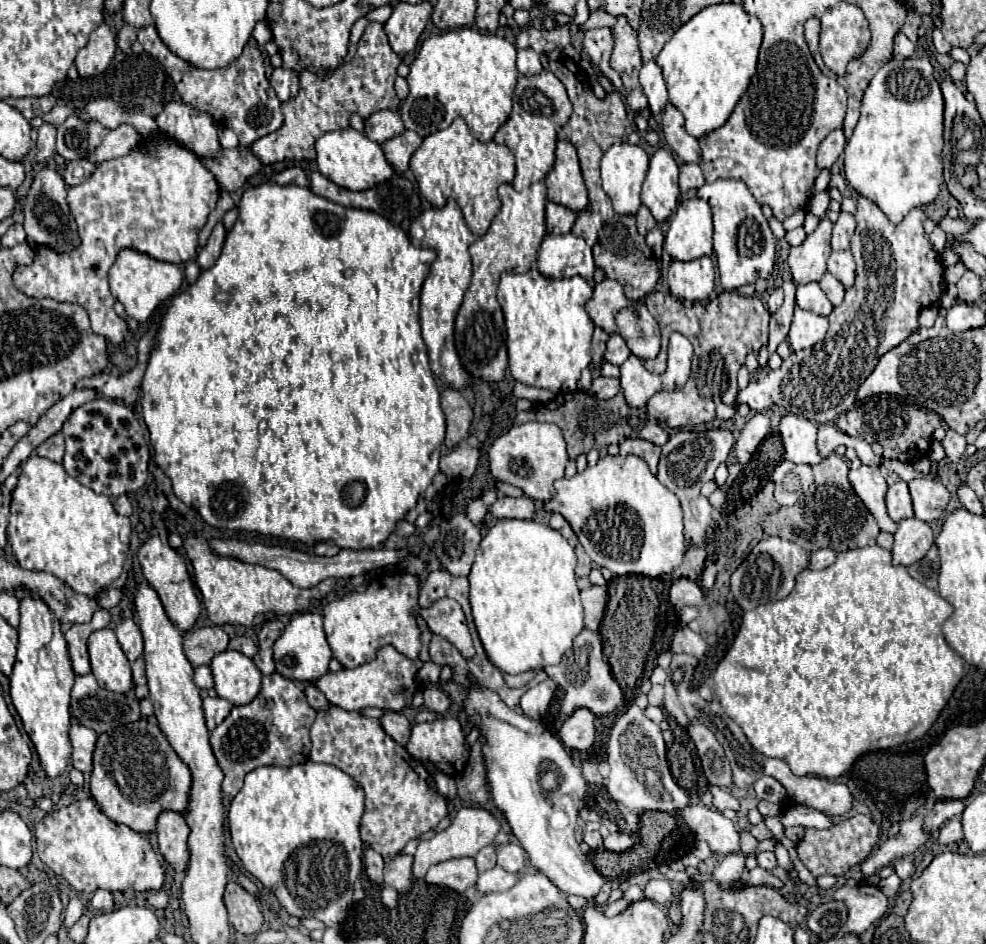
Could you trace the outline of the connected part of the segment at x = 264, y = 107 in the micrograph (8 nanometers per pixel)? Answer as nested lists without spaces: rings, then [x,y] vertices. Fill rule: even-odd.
[[[154,25],[142,27],[138,33],[138,41],[144,45],[144,51],[156,57],[166,73],[172,77],[176,91],[180,93],[182,101],[190,103],[192,107],[198,107],[200,111],[208,113],[214,117],[220,125],[232,127],[232,131],[238,135],[240,145],[250,145],[256,139],[276,131],[282,125],[282,111],[280,111],[280,99],[276,97],[274,89],[270,87],[266,79],[266,69],[264,69],[264,57],[256,45],[246,45],[238,61],[224,69],[198,69],[186,63],[184,59],[176,57],[158,37],[158,31]]]

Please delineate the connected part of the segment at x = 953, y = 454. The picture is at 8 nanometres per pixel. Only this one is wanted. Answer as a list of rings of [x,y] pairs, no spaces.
[[[948,429],[946,437],[942,439],[942,447],[944,447],[946,459],[952,461],[952,463],[958,463],[964,457],[964,451],[966,451],[966,439],[964,439],[964,435]]]

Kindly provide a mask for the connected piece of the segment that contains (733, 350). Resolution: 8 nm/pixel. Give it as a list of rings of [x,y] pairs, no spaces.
[[[735,290],[722,292],[708,305],[684,305],[672,295],[652,291],[646,297],[646,307],[660,325],[662,341],[668,341],[670,333],[680,331],[694,343],[694,371],[688,383],[678,391],[656,393],[646,405],[650,419],[680,429],[710,423],[716,417],[716,401],[736,405],[736,373],[752,349],[760,351],[760,347],[766,345],[770,313],[764,309],[764,303],[758,297],[742,297]]]

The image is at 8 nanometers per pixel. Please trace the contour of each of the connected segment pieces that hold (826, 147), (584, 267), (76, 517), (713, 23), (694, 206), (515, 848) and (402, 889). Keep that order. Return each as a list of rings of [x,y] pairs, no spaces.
[[[834,129],[818,147],[818,167],[832,167],[834,161],[840,157],[840,153],[844,151],[846,145],[846,137],[842,129]]]
[[[572,233],[544,237],[538,249],[538,269],[542,271],[542,275],[552,279],[580,275],[594,285],[592,275],[596,265],[592,259],[592,249],[582,237],[576,237]]]
[[[32,455],[22,465],[18,485],[12,493],[10,525],[8,525],[8,539],[12,545],[12,553],[22,569],[52,573],[58,579],[62,579],[68,587],[72,587],[76,593],[82,593],[88,599],[96,599],[96,595],[102,589],[110,587],[122,573],[130,549],[130,531],[132,531],[130,519],[116,513],[114,505],[106,495],[96,495],[88,487],[80,485],[76,479],[66,475],[60,463]]]
[[[720,3],[710,5],[696,13],[688,23],[684,23],[672,39],[664,45],[664,49],[658,53],[656,63],[662,69],[662,75],[666,79],[670,103],[684,115],[684,127],[686,131],[700,139],[702,135],[722,127],[726,119],[730,117],[732,109],[736,107],[738,99],[744,95],[744,91],[750,85],[750,77],[755,75],[758,62],[758,49],[762,43],[762,25],[758,17],[748,15],[742,5],[736,3]]]
[[[698,197],[682,201],[668,221],[666,253],[676,261],[692,261],[712,255],[712,211]]]
[[[506,843],[498,847],[498,865],[508,873],[520,873],[526,867],[526,853],[518,843]]]
[[[398,853],[384,865],[384,883],[394,887],[398,893],[406,893],[412,881],[412,855]]]

